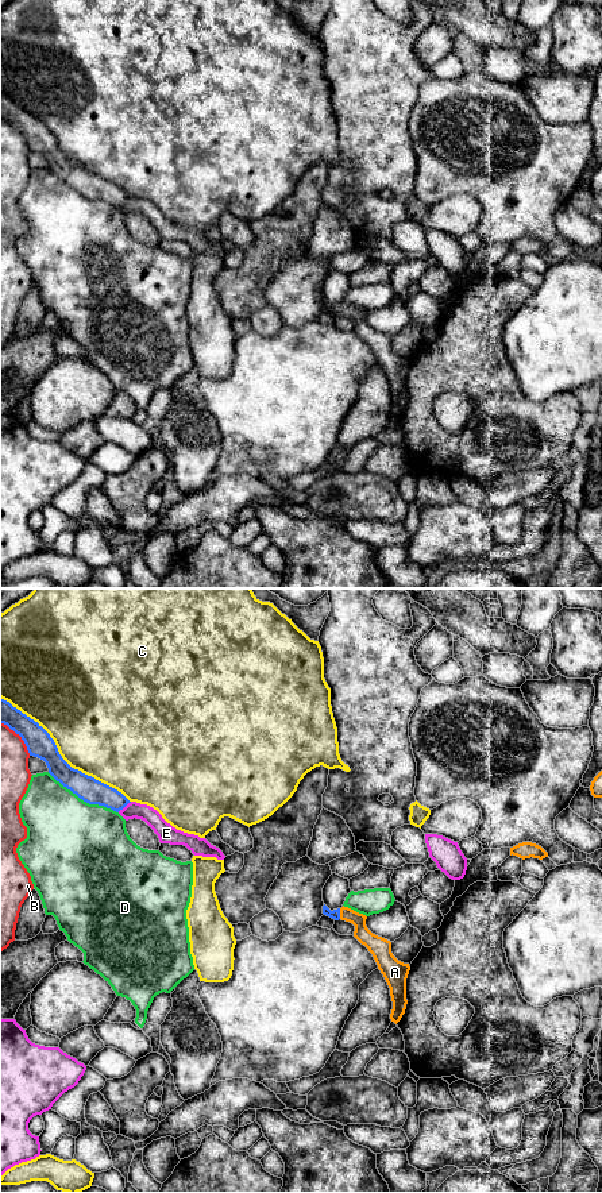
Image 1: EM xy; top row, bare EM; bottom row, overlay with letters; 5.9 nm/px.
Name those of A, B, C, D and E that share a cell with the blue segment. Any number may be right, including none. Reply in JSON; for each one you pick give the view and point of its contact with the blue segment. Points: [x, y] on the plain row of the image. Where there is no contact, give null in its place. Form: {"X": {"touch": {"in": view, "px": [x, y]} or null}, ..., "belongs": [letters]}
{"A": {"touch": {"in": "xy", "px": [339, 309]}}, "belongs": ["A"]}

